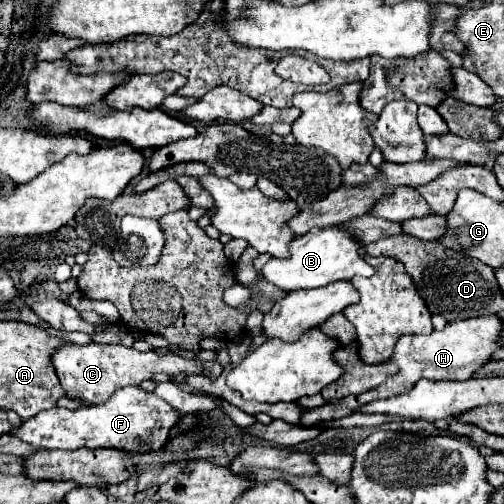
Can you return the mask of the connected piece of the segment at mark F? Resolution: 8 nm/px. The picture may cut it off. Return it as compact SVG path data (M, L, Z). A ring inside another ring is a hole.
M123 387L119 389L107 403L93 405L93 407L81 407L77 411L69 409L49 409L43 411L27 421L11 435L19 437L25 443L31 443L35 447L43 449L121 449L121 451L151 451L151 445L155 439L159 441L159 449L167 443L171 429L177 427L181 421L181 413L173 409L165 399L157 397L155 393L147 393L141 387Z

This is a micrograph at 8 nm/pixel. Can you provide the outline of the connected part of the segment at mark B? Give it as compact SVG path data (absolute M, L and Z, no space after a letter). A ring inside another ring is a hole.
M339 225L311 229L307 235L293 239L289 251L291 251L291 257L271 259L263 267L263 277L269 283L275 283L277 287L281 287L283 291L315 289L315 287L325 287L333 281L353 279L355 275L363 275L363 277L373 275L373 267L363 257L363 245Z

